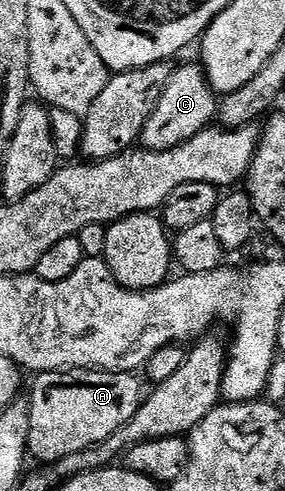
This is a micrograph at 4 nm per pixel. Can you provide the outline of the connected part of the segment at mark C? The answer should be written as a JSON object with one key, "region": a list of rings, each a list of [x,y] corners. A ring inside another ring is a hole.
{"region":[[[196,62],[193,63],[187,64],[186,67],[178,66],[173,72],[171,81],[167,81],[167,89],[163,89],[151,117],[147,117],[147,125],[141,131],[139,143],[144,150],[175,149],[175,145],[191,141],[191,137],[195,137],[214,122],[218,96],[210,87],[204,70]]]}

